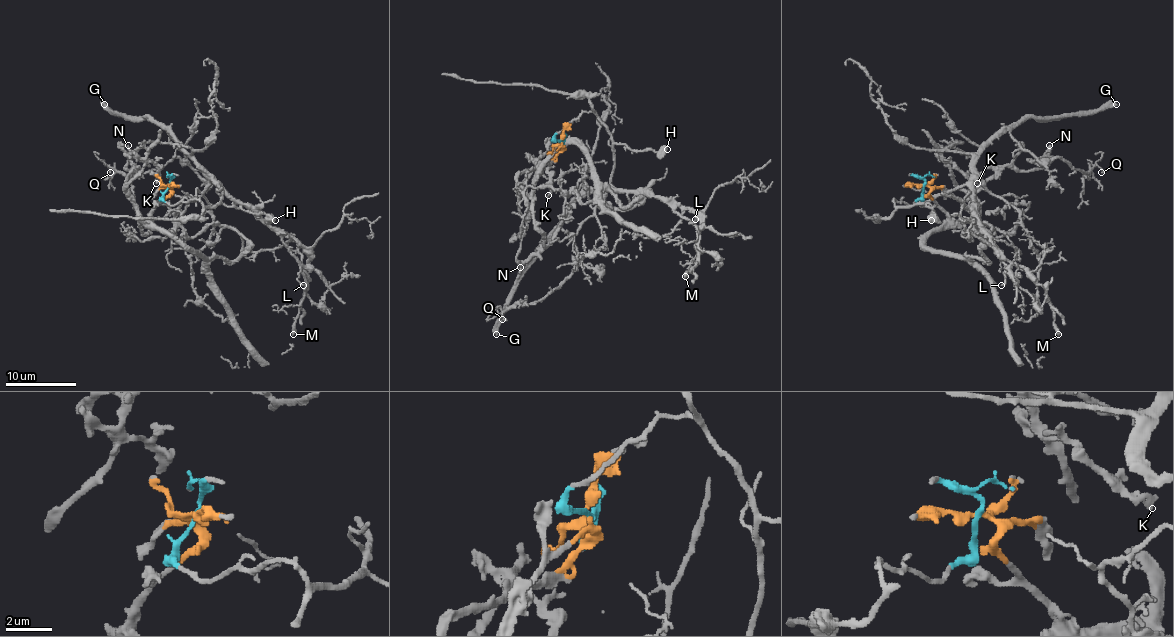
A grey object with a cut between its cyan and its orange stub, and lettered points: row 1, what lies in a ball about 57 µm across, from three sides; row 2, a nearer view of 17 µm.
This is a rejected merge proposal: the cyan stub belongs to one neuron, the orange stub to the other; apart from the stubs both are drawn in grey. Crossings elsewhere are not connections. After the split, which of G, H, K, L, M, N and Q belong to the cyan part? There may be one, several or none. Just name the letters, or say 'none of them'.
G, H, L, M, Q

